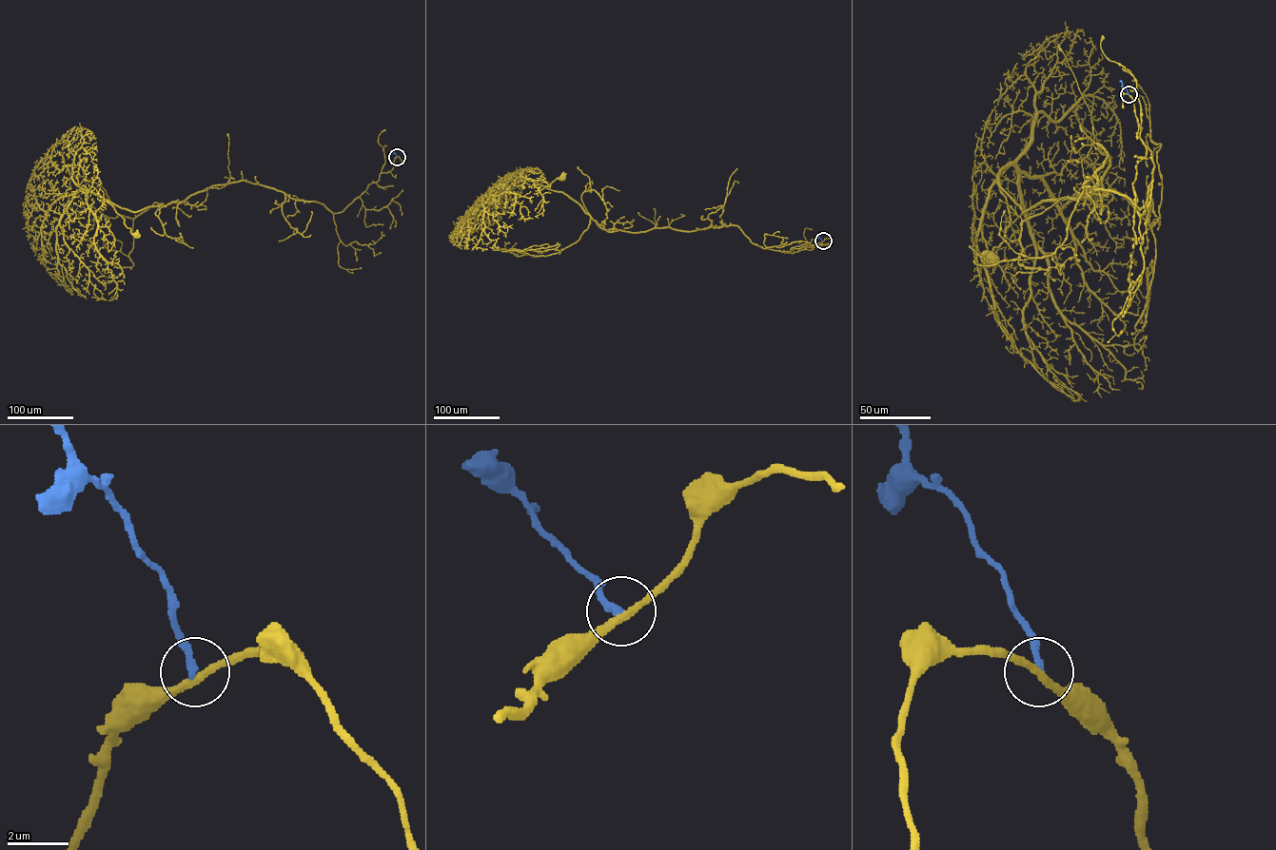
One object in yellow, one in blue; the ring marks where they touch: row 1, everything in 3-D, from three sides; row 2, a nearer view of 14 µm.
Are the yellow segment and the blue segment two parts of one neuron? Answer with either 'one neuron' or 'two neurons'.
two neurons

